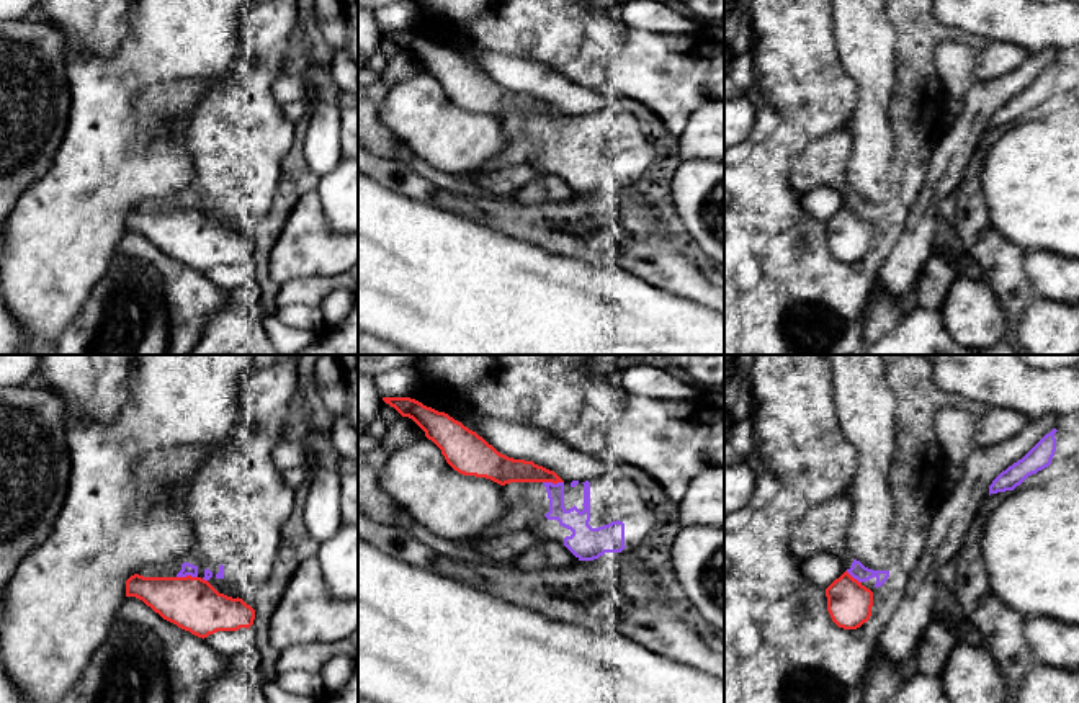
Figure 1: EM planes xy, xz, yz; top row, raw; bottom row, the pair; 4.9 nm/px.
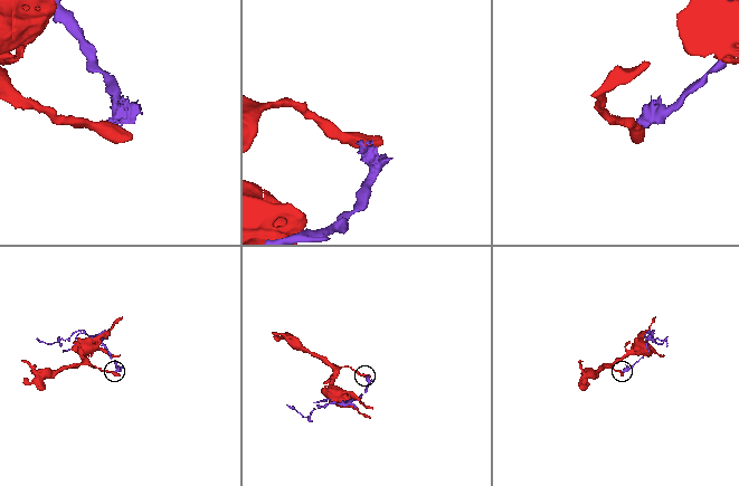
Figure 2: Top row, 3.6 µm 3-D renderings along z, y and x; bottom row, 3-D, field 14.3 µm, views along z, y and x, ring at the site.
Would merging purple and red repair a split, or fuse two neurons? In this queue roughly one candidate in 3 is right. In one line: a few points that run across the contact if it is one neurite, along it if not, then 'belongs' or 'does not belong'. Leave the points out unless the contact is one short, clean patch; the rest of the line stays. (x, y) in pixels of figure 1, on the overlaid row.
does not belong

